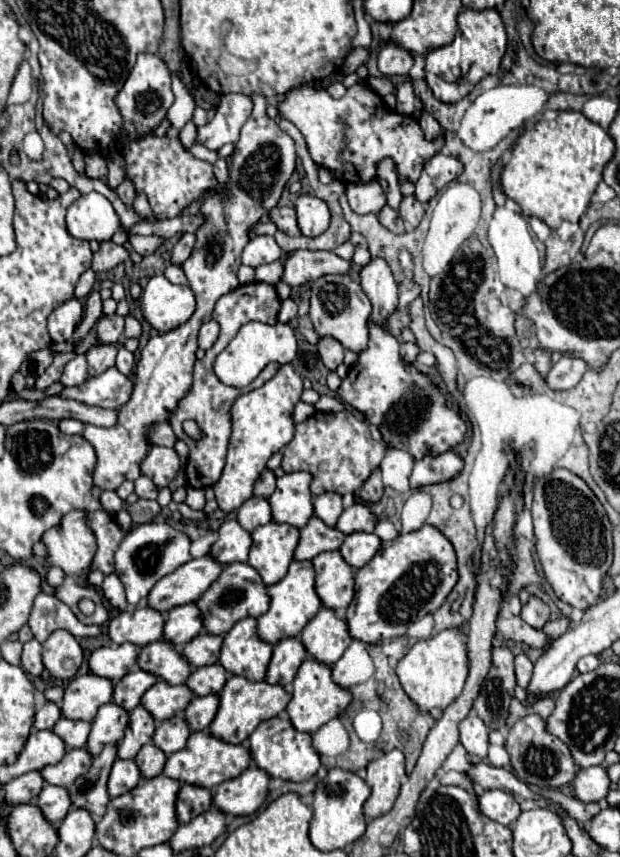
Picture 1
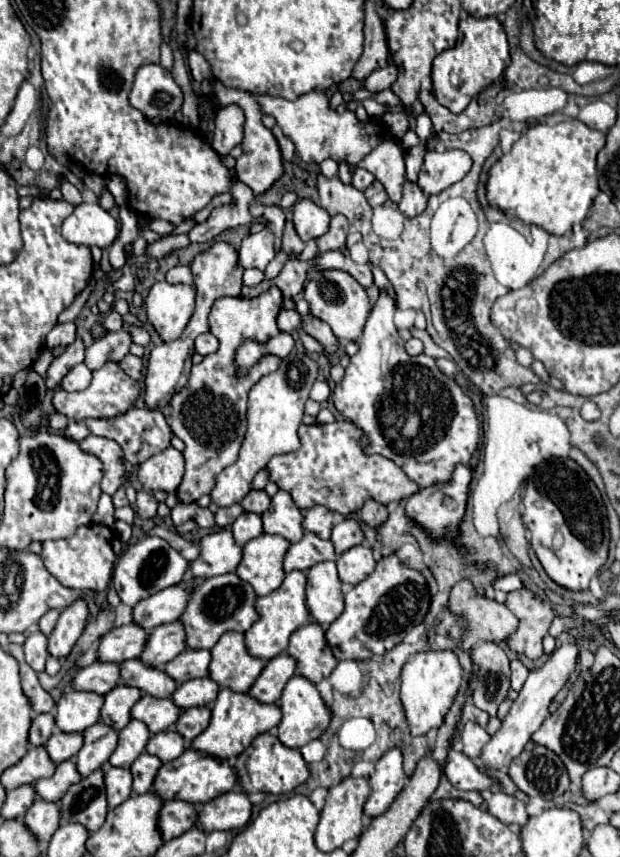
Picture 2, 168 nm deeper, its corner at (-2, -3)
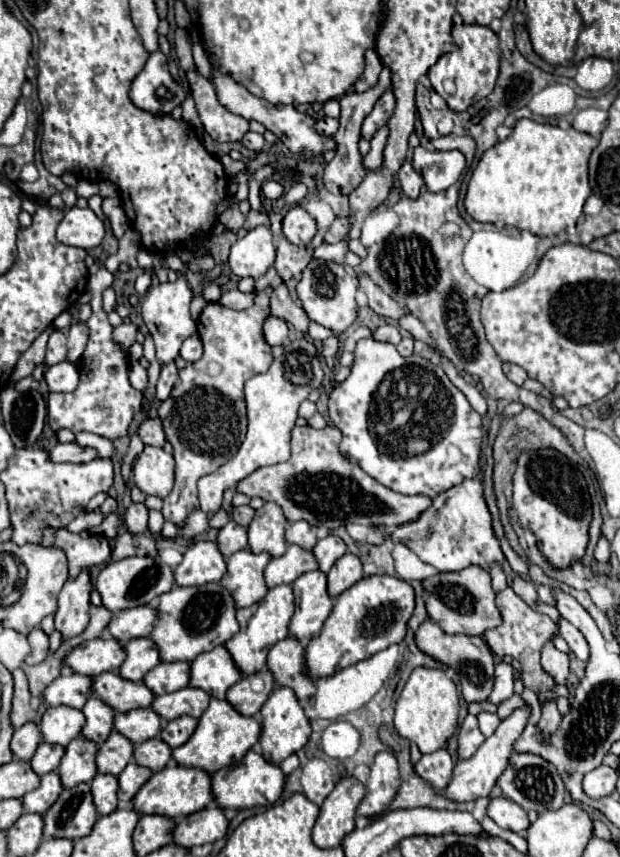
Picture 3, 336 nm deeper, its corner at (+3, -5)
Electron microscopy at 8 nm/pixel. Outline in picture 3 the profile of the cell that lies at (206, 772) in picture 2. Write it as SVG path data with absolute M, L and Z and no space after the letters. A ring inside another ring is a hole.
M171 761L165 769L151 775L151 779L139 789L139 793L133 799L135 811L141 815L155 813L165 817L179 817L179 815L191 815L195 811L205 809L211 803L211 775L197 767L185 767L175 761Z

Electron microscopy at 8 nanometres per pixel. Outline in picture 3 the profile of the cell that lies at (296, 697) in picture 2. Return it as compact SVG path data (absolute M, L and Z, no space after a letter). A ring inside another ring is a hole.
M277 687L265 701L261 715L263 715L263 723L261 723L263 729L259 743L263 747L263 757L275 765L287 759L291 753L301 751L311 737L311 723L303 707L299 705L299 699L295 699L295 693L289 687Z

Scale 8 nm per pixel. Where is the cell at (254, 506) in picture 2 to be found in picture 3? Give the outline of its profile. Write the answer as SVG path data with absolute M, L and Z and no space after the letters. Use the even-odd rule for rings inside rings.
M241 505L241 507L233 509L233 521L239 523L239 525L243 525L243 527L247 527L251 523L253 515L255 515L255 509L249 507L249 505Z

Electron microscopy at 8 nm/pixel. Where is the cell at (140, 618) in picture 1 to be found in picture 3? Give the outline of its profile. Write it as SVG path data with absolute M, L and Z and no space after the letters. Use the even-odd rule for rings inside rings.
M99 637L75 647L71 655L67 655L65 663L73 667L75 673L95 677L105 671L117 671L125 657L125 649L117 639Z

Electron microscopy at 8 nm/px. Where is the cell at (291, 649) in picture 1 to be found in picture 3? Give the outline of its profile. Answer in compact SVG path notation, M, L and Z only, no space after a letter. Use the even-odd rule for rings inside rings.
M261 669L255 675L243 677L237 685L233 685L227 693L227 701L243 715L253 717L259 713L259 707L269 699L271 691L275 689L275 679L271 679L271 671ZM255 679L259 679L255 683ZM261 683L261 687L259 687Z

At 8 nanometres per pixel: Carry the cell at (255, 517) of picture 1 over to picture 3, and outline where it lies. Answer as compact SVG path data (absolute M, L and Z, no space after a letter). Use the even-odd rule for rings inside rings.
M229 521L223 529L219 529L217 545L225 559L231 557L235 551L241 551L247 547L247 529L239 527L239 523L235 521Z

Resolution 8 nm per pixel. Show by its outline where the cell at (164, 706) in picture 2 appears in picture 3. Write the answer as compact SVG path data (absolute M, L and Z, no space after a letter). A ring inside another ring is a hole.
M151 707L115 713L115 729L133 743L141 743L161 733L161 717Z

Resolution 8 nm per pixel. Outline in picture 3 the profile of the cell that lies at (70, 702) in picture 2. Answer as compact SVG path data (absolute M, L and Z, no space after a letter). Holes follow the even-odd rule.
M67 705L49 707L43 715L43 721L39 723L39 729L47 743L57 743L65 747L71 739L81 735L83 711Z

